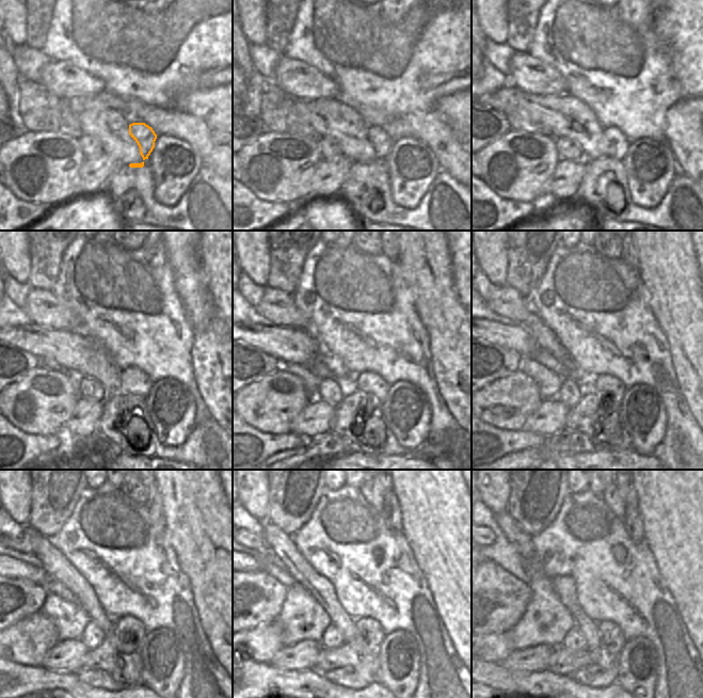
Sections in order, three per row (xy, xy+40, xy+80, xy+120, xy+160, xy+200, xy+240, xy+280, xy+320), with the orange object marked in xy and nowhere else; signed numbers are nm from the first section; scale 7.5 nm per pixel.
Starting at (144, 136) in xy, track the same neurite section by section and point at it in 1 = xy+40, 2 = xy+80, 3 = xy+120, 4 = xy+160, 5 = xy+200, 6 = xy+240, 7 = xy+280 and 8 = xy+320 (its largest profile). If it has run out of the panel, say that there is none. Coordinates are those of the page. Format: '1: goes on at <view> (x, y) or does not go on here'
1: goes on at xy+40 (382, 142)
2: goes on at xy+80 (618, 144)
3: goes on at xy+120 (134, 382)
4: goes on at xy+160 (370, 383)
5: goes on at xy+200 (612, 390)
6: goes on at xy+240 (134, 632)
7: goes on at xy+280 (372, 632)
8: goes on at xy+320 (611, 638)

